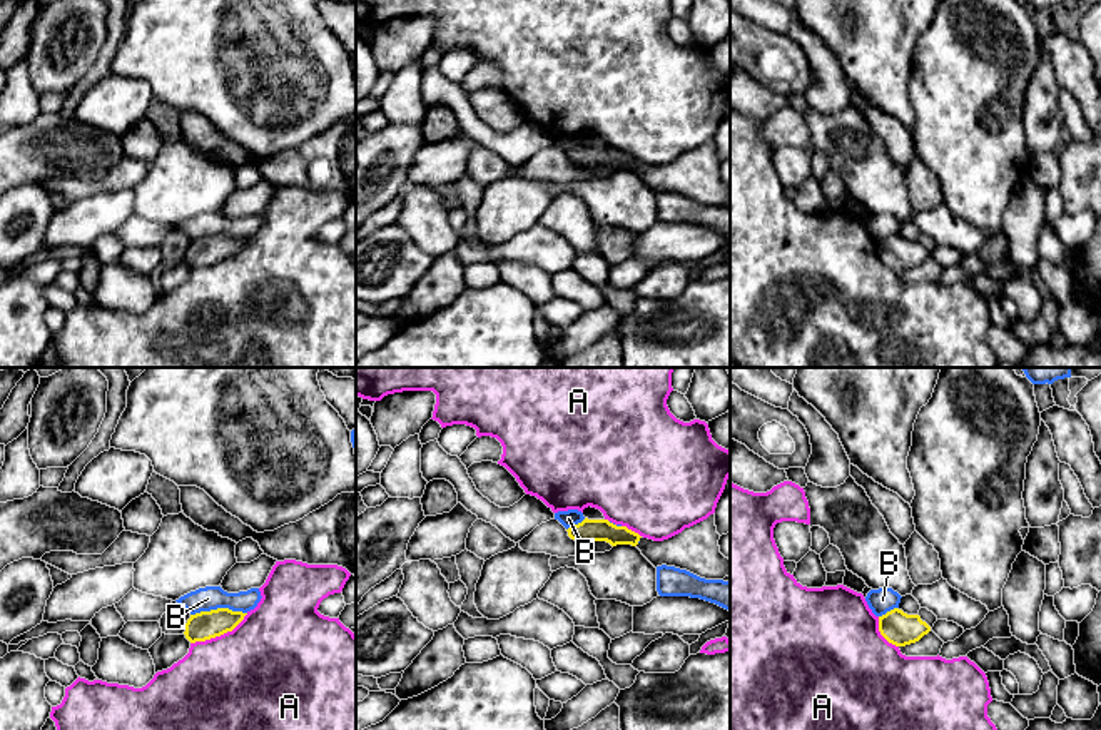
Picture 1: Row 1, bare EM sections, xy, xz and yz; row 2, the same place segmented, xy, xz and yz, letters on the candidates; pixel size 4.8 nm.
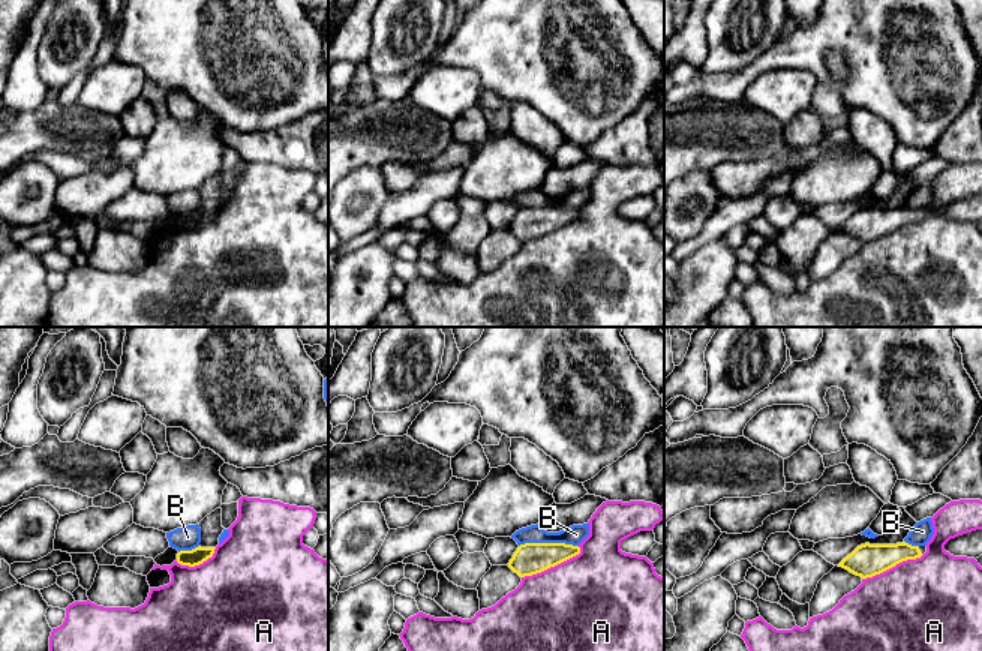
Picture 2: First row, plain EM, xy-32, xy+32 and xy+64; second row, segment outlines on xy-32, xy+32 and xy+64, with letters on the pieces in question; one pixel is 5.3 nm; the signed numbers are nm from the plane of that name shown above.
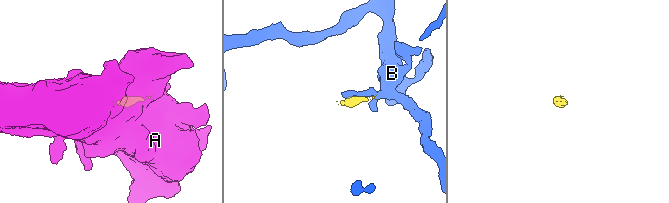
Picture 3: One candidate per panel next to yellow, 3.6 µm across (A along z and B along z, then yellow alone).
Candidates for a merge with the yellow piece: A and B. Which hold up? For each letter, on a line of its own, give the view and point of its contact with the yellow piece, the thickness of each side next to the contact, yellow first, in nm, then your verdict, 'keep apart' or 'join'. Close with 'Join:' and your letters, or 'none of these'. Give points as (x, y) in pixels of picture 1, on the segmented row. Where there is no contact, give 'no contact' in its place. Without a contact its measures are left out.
A: meets yellow in xy at (219, 635); 140 nm thick on the yellow side, 500 nm on the other; keep apart
B: meets yellow in xy at (218, 608); 140 nm thick on the yellow side, 120 nm on the other; keep apart
Join: none of these

